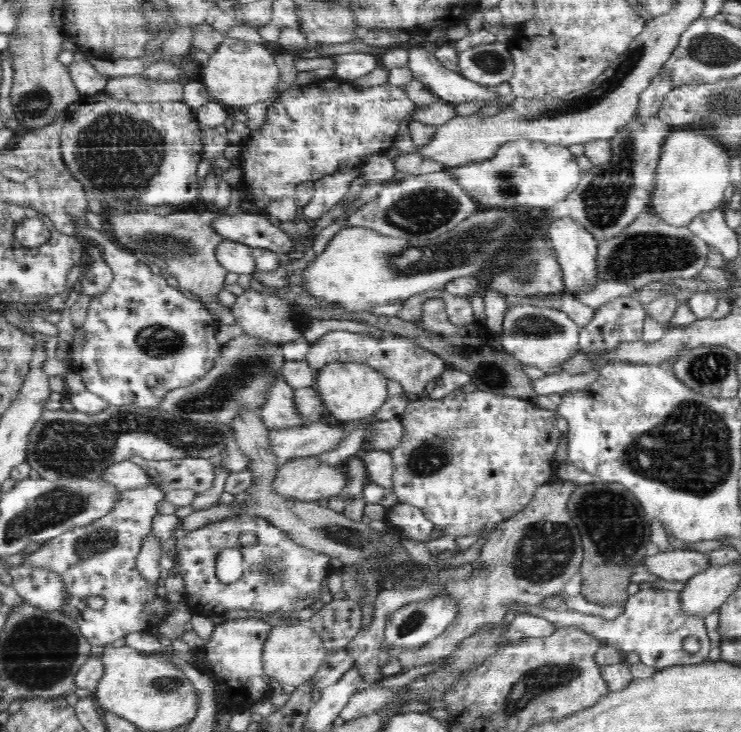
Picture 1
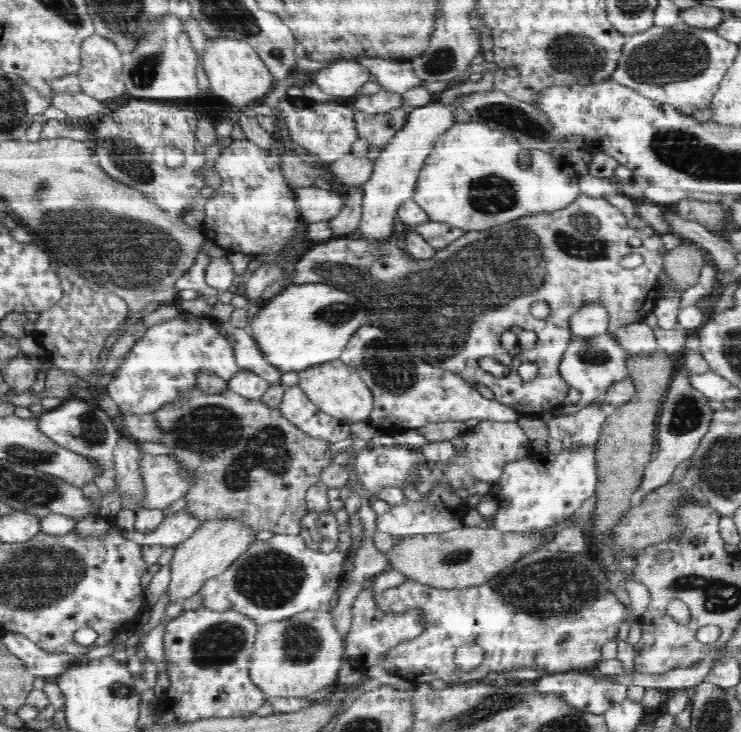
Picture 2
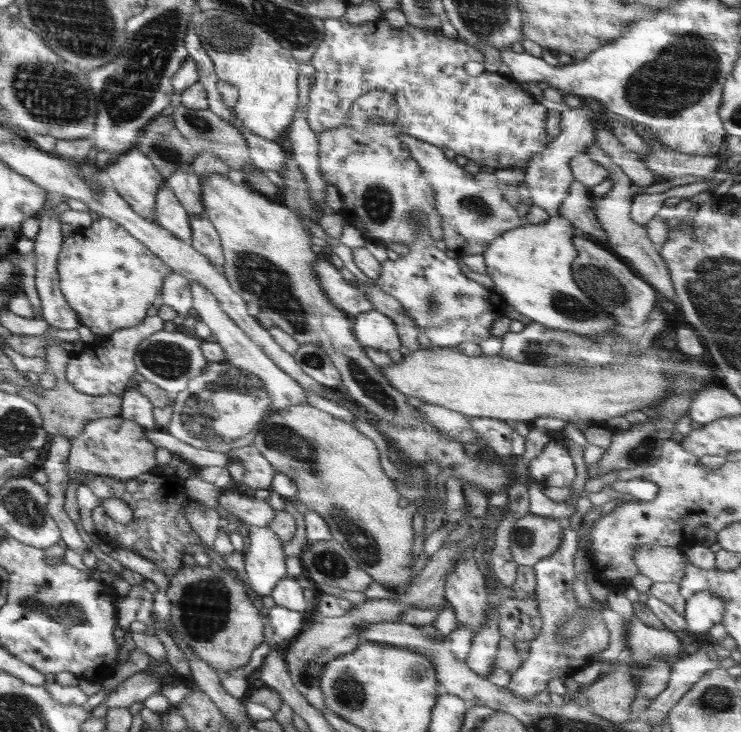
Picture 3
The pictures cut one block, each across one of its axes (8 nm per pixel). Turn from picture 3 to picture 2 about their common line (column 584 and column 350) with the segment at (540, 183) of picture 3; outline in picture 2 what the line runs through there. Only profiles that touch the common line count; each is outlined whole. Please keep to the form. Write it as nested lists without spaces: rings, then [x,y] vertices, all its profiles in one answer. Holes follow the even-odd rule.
[[[285,96],[278,106],[273,108],[273,114],[276,118],[284,118],[290,138],[322,164],[336,162],[342,156],[350,154],[352,143],[358,138],[354,108],[349,104],[335,102],[334,99],[317,103],[306,96]]]

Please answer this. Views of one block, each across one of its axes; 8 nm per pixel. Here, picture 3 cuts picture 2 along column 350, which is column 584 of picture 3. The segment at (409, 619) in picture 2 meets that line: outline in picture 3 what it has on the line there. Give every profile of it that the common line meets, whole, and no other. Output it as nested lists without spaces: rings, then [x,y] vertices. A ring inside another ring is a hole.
[[[565,523],[564,537],[556,553],[539,560],[534,564],[536,576],[535,596],[537,607],[542,621],[540,634],[530,643],[528,656],[523,660],[520,668],[511,673],[510,682],[505,686],[515,697],[532,701],[534,696],[547,688],[552,679],[565,679],[572,676],[582,666],[596,659],[606,650],[609,644],[609,632],[603,616],[598,611],[589,610],[587,623],[584,630],[574,636],[568,644],[562,644],[560,640],[560,628],[569,622],[579,612],[579,602],[576,600],[573,583],[575,582],[574,556],[578,549],[579,538],[576,531],[568,529]]]

